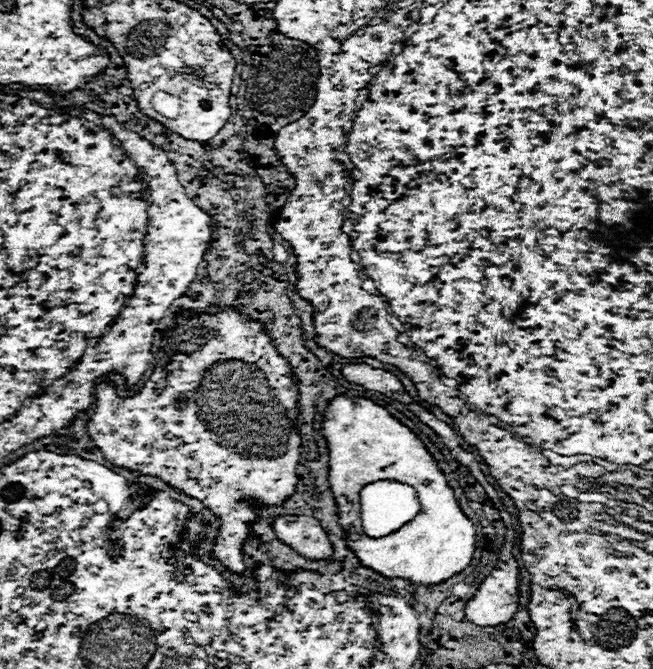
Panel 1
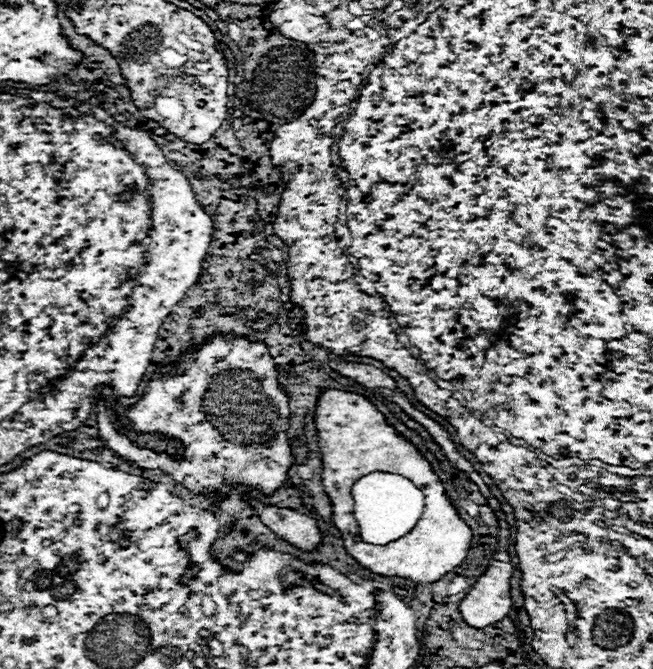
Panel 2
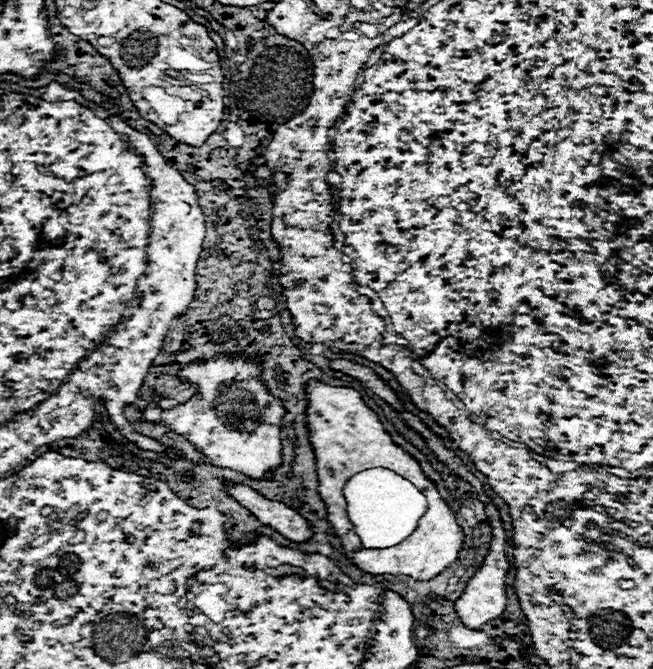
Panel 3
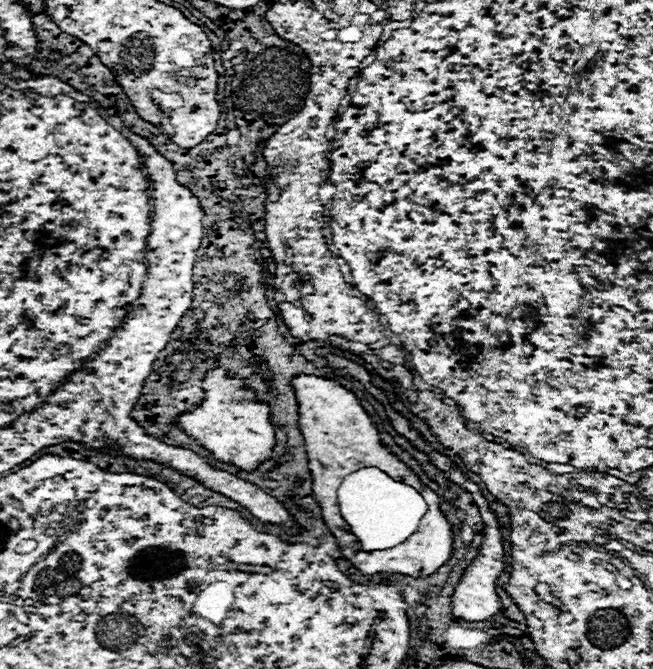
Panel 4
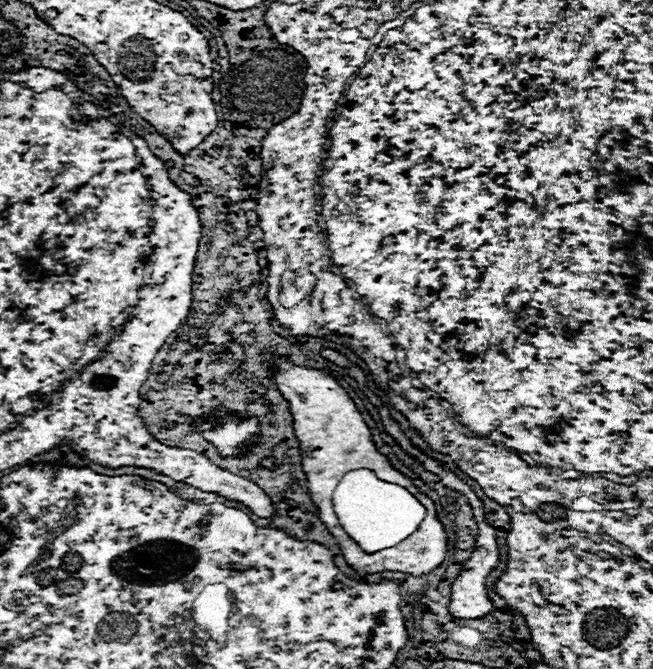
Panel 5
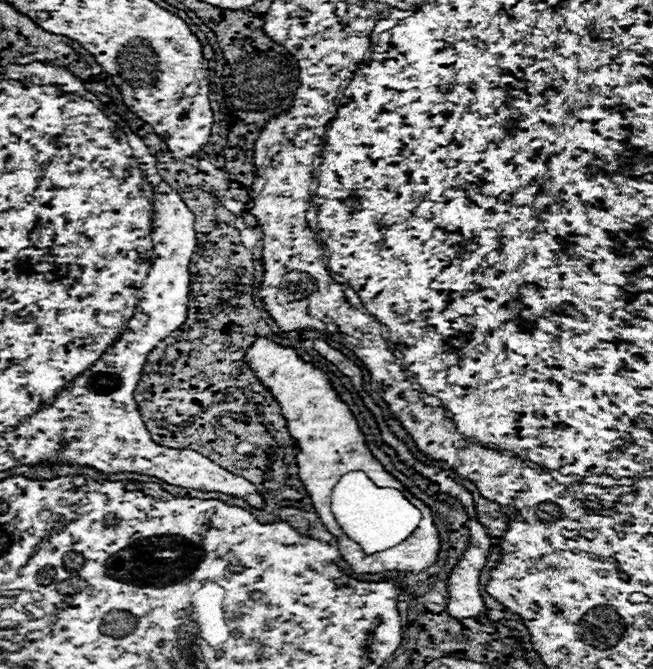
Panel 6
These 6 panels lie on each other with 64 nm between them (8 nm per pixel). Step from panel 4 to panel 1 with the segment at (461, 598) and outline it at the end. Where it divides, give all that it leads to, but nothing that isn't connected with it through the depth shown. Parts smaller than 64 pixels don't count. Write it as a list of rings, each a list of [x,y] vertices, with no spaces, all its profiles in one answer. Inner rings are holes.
[[[514,560],[500,562],[466,602],[464,616],[476,626],[508,622],[518,610],[518,566]]]

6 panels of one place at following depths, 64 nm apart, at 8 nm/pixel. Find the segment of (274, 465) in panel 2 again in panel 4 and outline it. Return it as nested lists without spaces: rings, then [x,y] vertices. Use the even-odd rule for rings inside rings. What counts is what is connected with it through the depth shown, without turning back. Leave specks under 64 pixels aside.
[[[210,370],[204,378],[206,400],[194,412],[186,412],[178,416],[178,426],[194,436],[204,448],[224,462],[232,462],[238,468],[254,470],[260,462],[264,462],[274,446],[274,430],[268,420],[268,406],[256,402],[254,390],[244,390],[242,380],[232,380],[224,376],[224,370]]]

